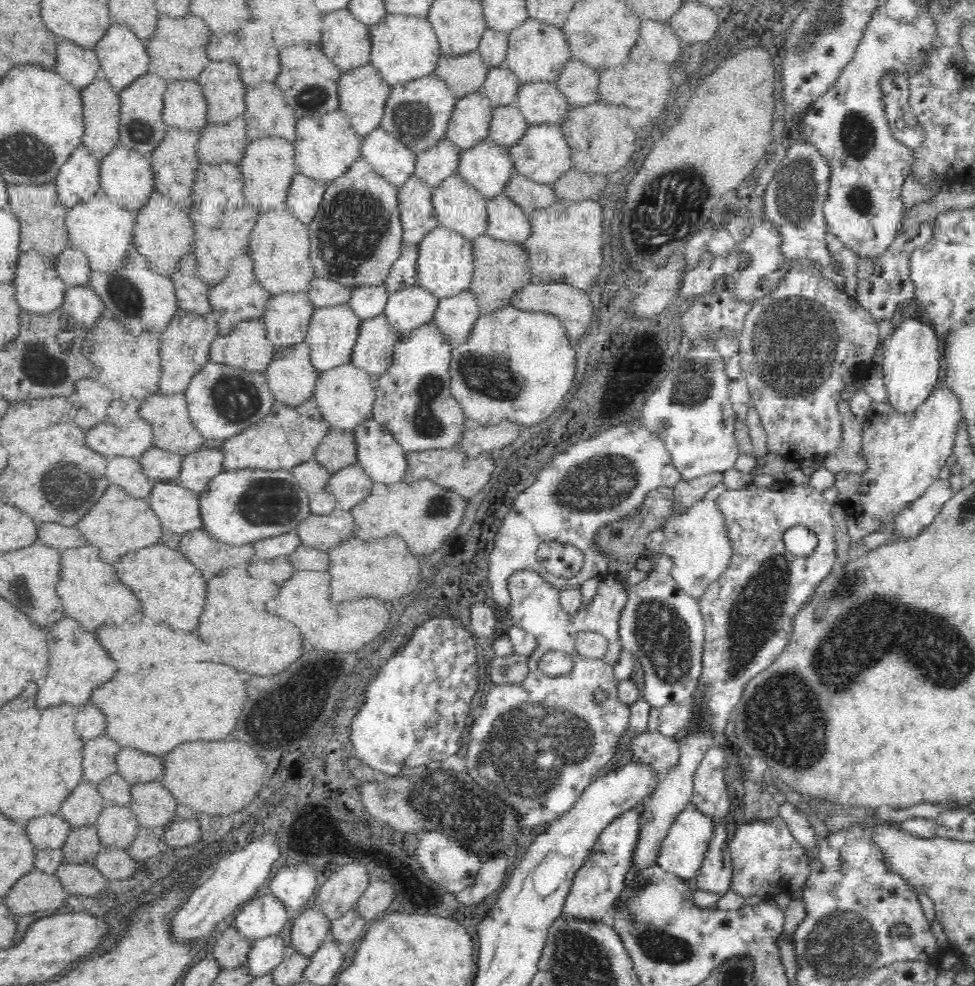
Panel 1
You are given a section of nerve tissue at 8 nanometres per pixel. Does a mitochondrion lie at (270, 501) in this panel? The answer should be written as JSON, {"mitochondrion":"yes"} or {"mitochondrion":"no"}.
{"mitochondrion":"yes"}

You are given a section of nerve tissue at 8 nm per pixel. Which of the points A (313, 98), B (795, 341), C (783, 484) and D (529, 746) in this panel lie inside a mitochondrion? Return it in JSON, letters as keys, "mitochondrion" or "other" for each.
{"A":"mitochondrion","B":"mitochondrion","C":"other","D":"mitochondrion"}

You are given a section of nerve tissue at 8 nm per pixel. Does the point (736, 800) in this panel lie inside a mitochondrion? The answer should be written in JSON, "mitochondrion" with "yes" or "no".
{"mitochondrion":"no"}

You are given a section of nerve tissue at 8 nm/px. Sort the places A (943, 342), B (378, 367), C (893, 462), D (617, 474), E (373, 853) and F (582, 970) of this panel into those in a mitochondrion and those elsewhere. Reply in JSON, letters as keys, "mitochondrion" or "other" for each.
{"A":"other","B":"other","C":"other","D":"mitochondrion","E":"other","F":"mitochondrion"}

